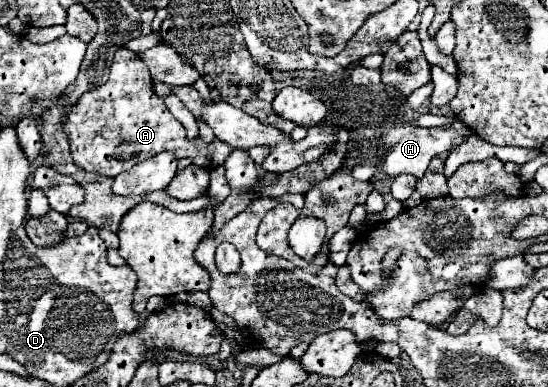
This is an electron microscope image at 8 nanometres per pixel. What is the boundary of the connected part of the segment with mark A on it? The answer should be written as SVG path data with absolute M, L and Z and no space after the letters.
M121 48L115 54L107 84L83 94L63 126L71 142L71 156L75 158L75 164L87 172L97 172L109 178L131 170L135 164L153 158L159 152L173 152L177 158L191 158L195 166L211 170L221 166L233 150L219 140L211 144L205 144L201 138L189 140L183 124L167 110L163 98L153 94L151 74L145 62L127 48Z

